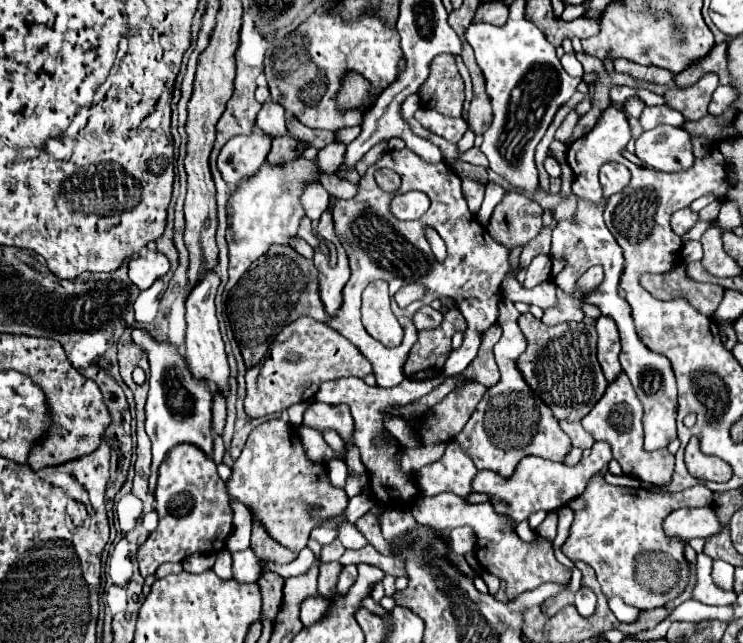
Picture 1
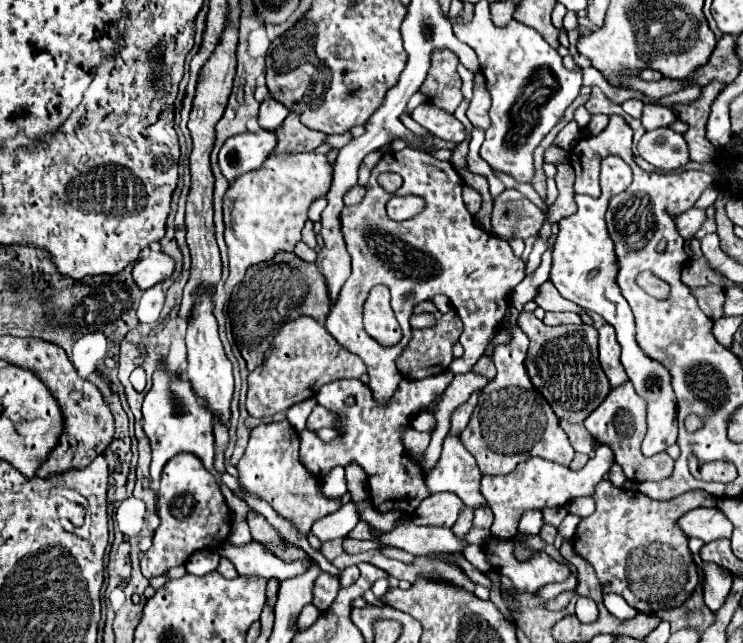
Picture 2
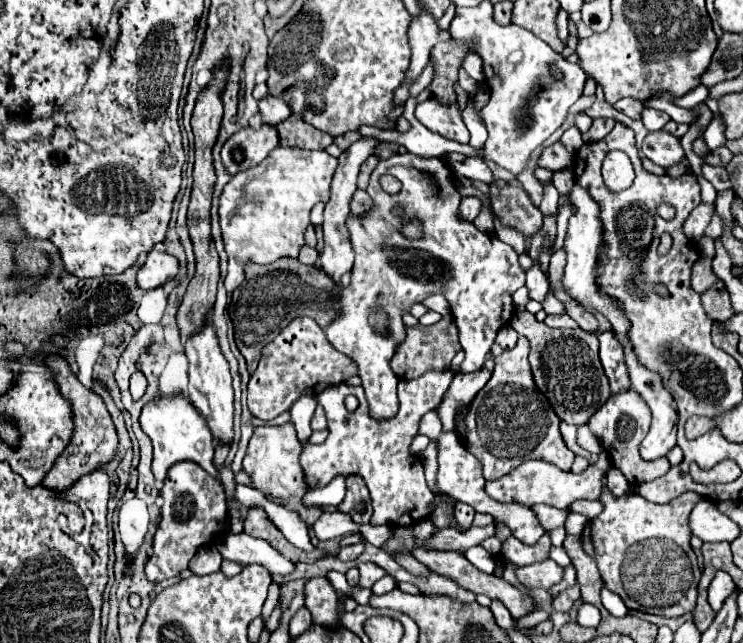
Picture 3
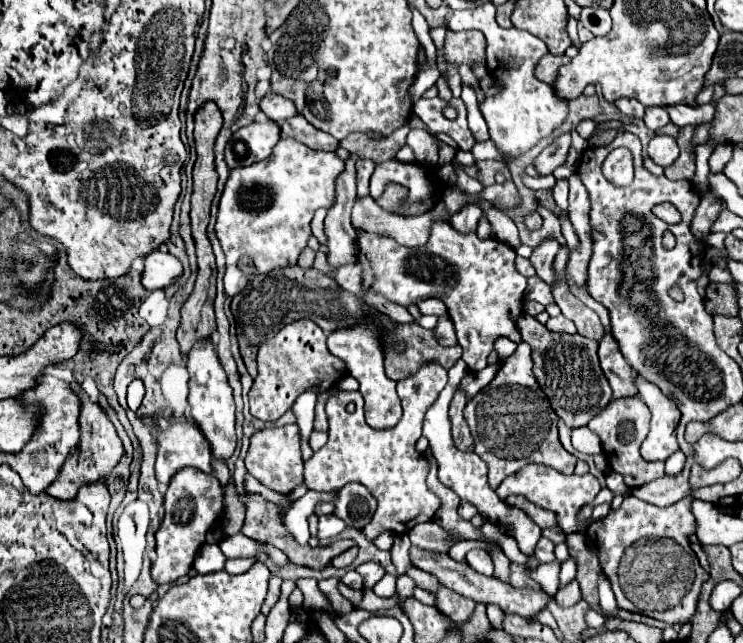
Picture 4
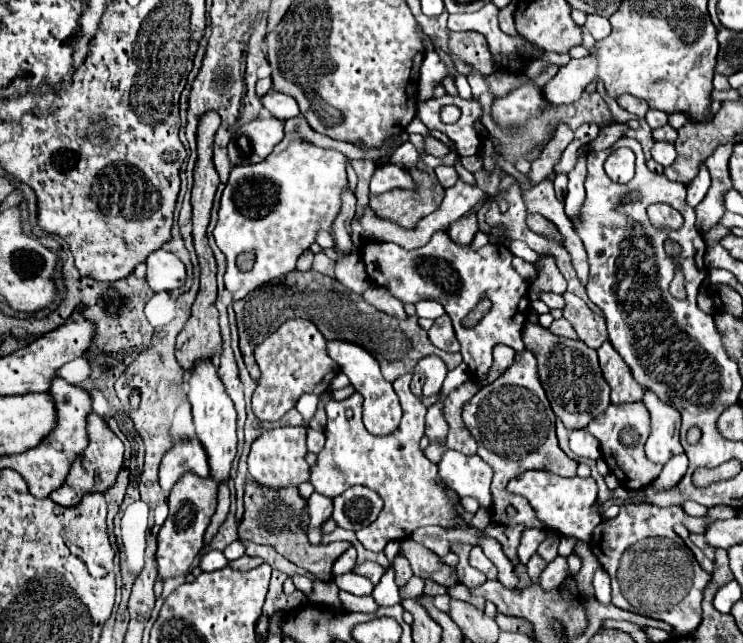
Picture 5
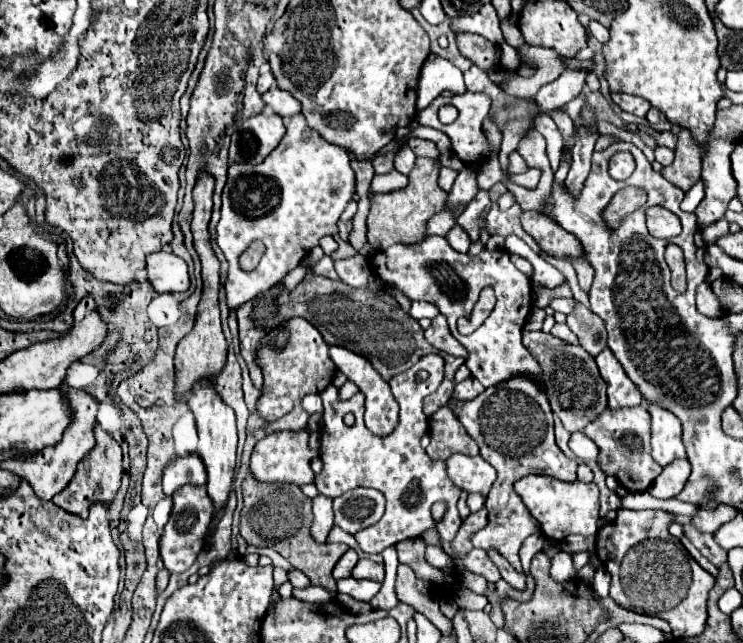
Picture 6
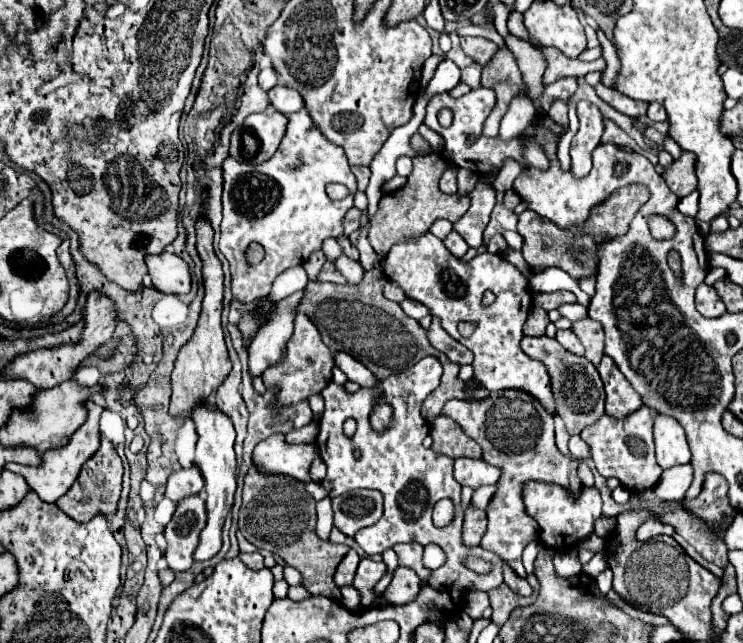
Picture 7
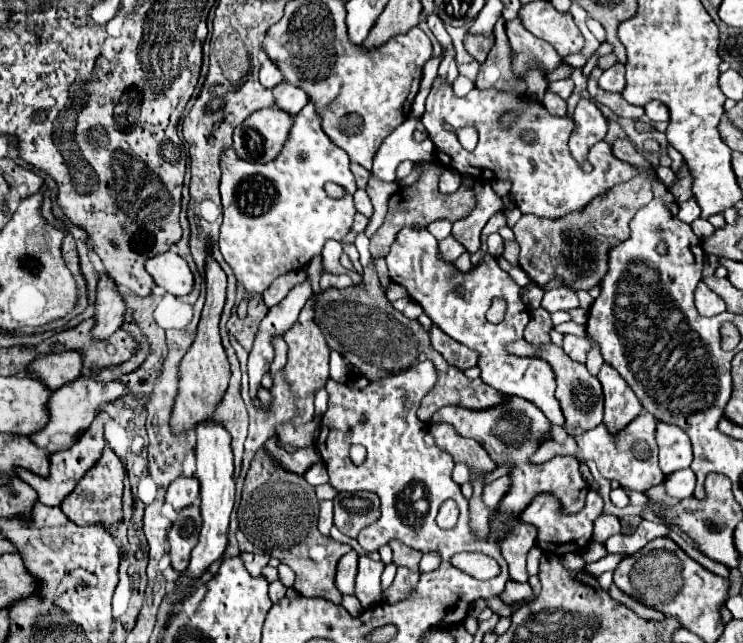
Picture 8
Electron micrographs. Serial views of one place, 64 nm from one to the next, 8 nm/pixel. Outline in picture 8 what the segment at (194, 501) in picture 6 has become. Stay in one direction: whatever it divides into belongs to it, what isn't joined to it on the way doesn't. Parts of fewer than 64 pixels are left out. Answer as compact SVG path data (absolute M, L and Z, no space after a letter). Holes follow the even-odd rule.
M188 506L178 512L176 522L172 524L168 532L168 542L170 542L170 556L172 556L172 568L176 572L184 572L190 562L190 550L198 542L198 532L202 526L200 518L200 508L198 506Z

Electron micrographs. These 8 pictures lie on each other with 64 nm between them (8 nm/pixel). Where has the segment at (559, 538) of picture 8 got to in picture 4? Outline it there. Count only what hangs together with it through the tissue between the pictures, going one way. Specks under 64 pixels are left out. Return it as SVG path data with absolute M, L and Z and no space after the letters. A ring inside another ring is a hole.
M528 464L528 466L524 466L522 472L516 472L516 474L508 476L496 490L496 494L500 498L506 498L510 494L522 494L530 502L534 502L536 506L554 512L556 520L558 520L558 526L562 528L564 534L574 534L574 532L584 534L586 532L588 524L592 524L594 520L590 518L588 522L580 522L578 520L578 512L580 512L582 506L590 504L596 498L598 492L600 492L600 484L598 484L598 480L592 474L566 476L566 474L560 474L554 468L548 468L548 466L542 466L542 464Z

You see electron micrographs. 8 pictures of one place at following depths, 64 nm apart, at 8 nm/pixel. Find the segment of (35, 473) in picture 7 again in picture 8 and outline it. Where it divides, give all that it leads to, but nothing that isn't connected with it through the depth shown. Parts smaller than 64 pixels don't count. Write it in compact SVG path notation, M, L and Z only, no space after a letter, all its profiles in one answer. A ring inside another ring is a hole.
M100 412L94 420L94 424L78 438L78 444L74 444L72 448L68 450L62 450L62 452L54 452L52 458L50 458L50 476L48 478L42 478L42 476L36 476L32 472L26 472L22 468L18 468L20 472L20 478L30 484L36 492L38 492L38 500L46 506L60 506L62 500L76 488L78 480L82 480L82 476L100 460L102 456L102 448L106 446L106 440L104 440L104 424L110 420L110 416L106 412Z

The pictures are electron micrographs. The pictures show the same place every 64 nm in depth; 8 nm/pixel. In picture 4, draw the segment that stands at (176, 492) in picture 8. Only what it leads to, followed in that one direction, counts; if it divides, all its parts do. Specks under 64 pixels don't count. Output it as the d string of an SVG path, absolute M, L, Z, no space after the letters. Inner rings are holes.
M164 418L164 424L166 424L166 432L160 430L160 426L154 426L152 432L156 434L158 438L158 460L156 460L156 478L160 482L160 492L164 494L174 472L186 468L186 466L192 466L192 468L198 468L200 472L204 474L212 474L212 456L210 456L210 446L206 444L202 432L190 422L190 420L184 420L184 422L178 422L176 418Z

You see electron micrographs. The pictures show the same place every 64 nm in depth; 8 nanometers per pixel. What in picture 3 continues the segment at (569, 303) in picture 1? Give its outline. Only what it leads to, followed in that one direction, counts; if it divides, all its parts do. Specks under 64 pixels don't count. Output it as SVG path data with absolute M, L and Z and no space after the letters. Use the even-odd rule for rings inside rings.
M560 314L560 316L546 316L544 324L550 326L550 328L572 328L572 318L570 318L568 314Z

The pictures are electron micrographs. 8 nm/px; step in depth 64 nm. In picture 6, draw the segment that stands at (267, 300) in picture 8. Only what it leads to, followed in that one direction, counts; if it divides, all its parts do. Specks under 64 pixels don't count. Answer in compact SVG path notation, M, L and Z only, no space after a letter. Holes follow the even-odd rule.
M298 266L298 268L294 268L290 274L286 274L282 280L280 280L280 284L286 288L286 290L294 290L302 280L304 280L304 276L308 274L308 270L306 270L306 266Z

